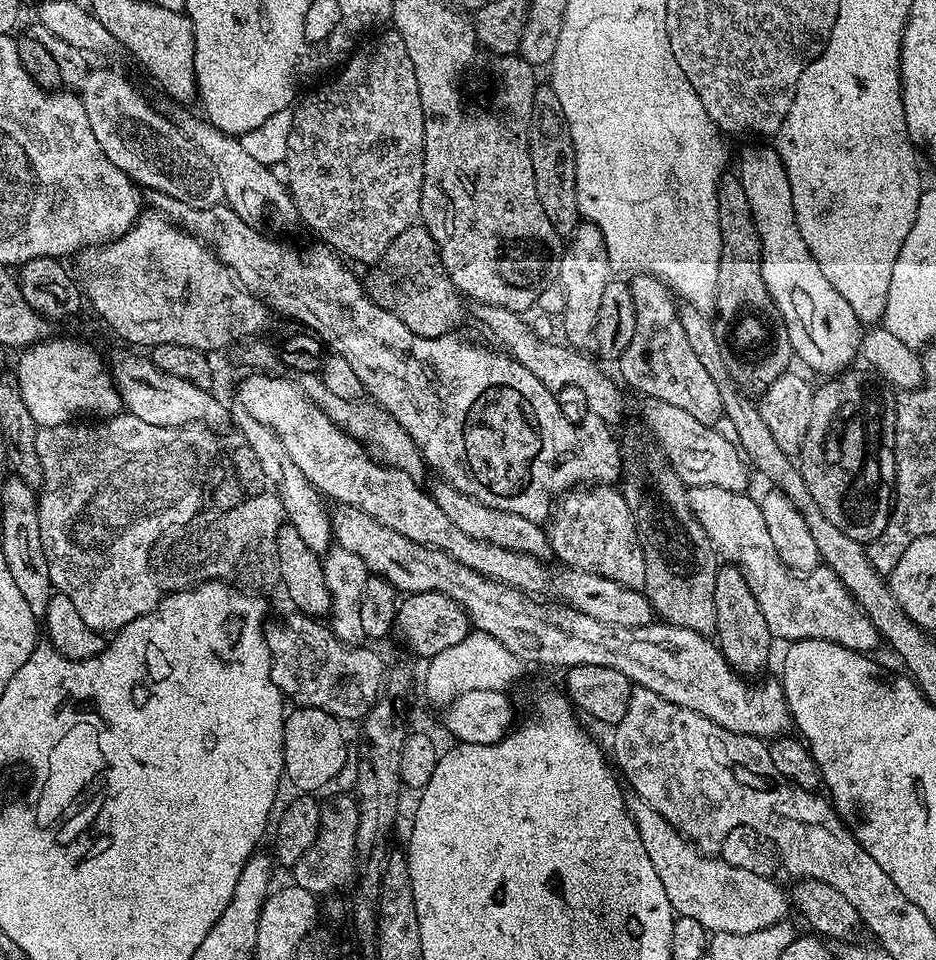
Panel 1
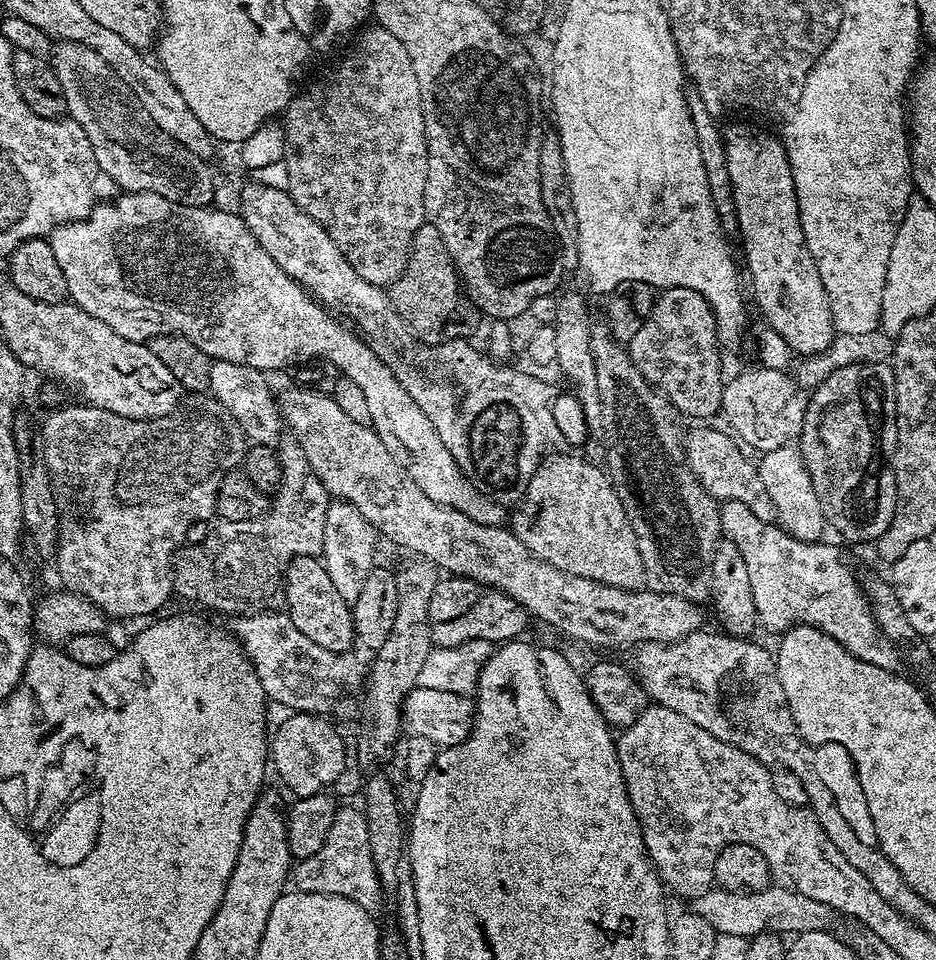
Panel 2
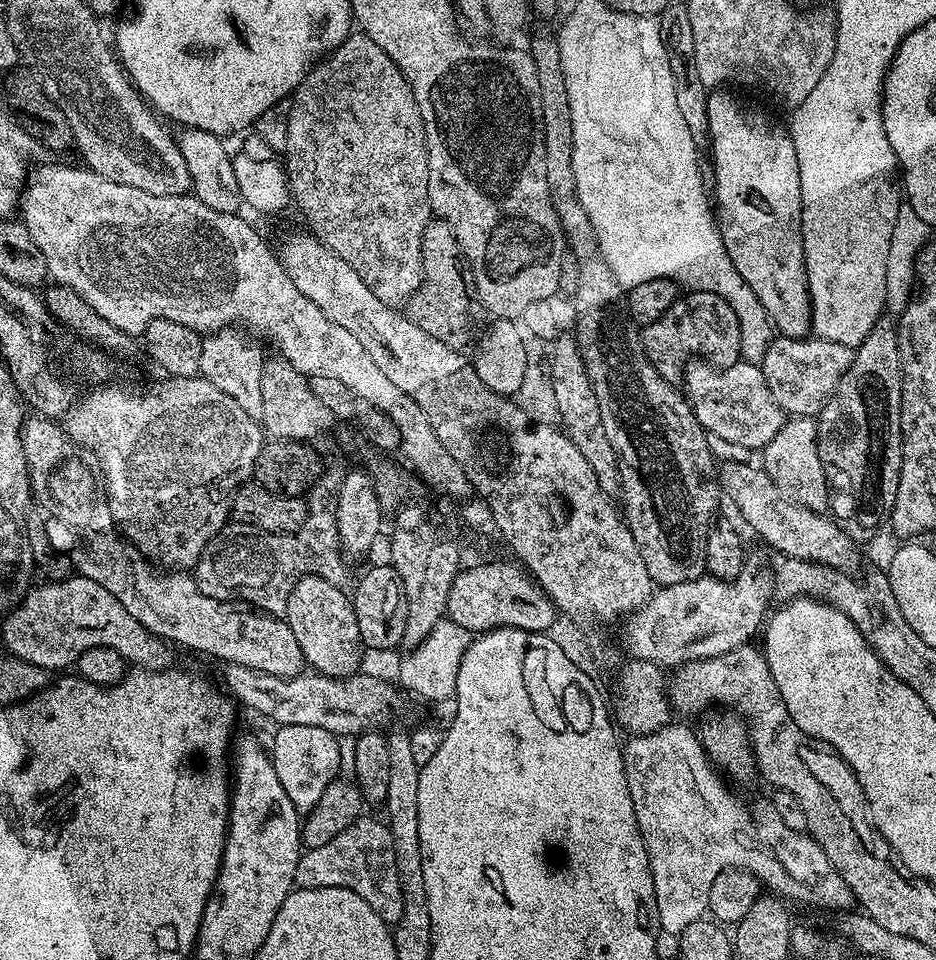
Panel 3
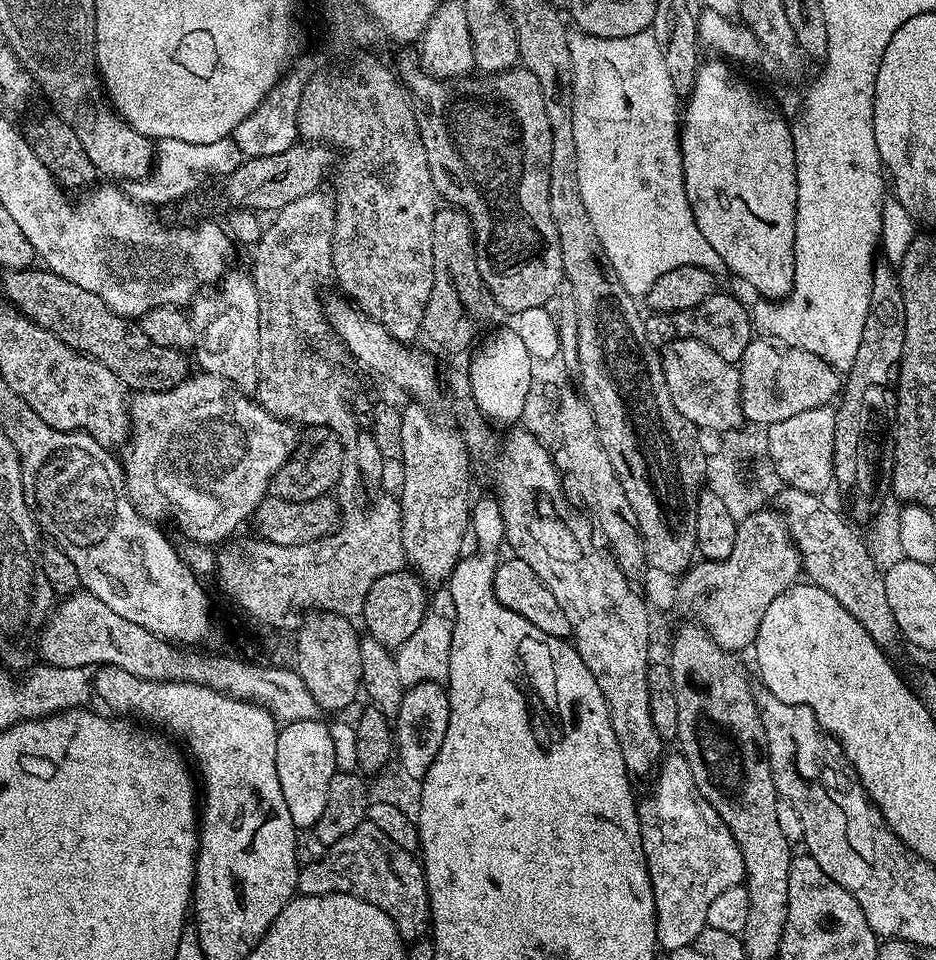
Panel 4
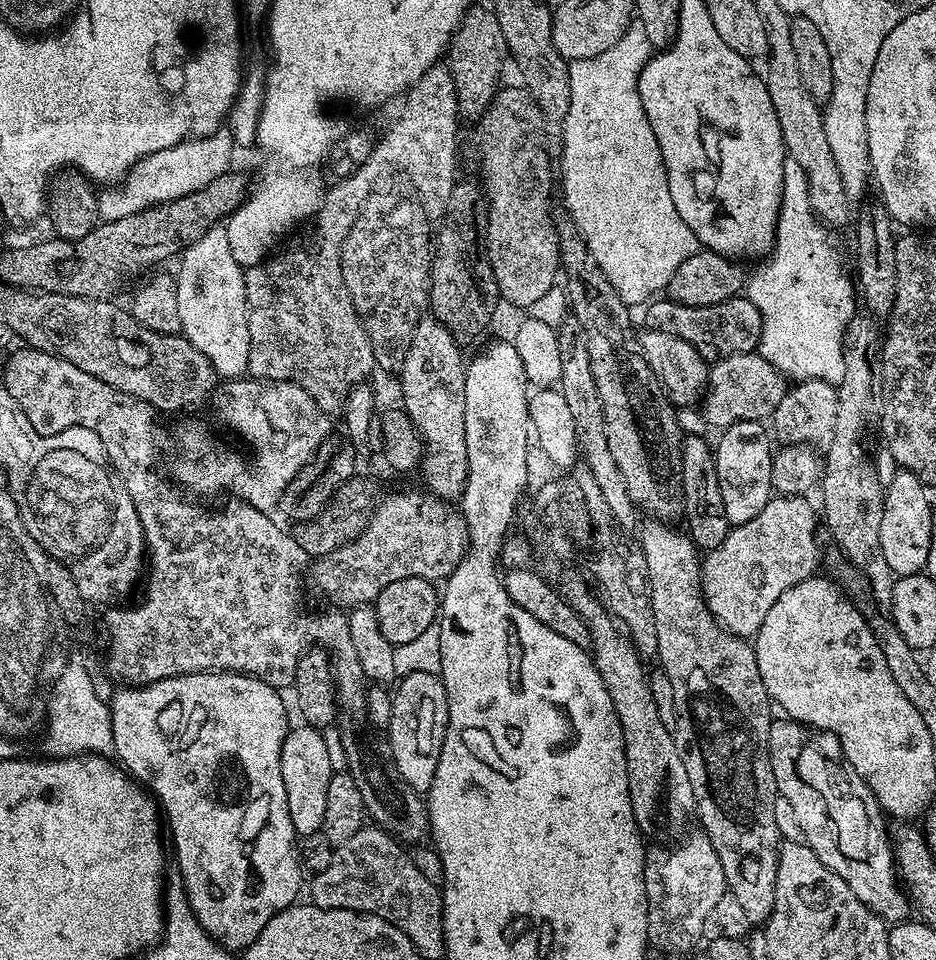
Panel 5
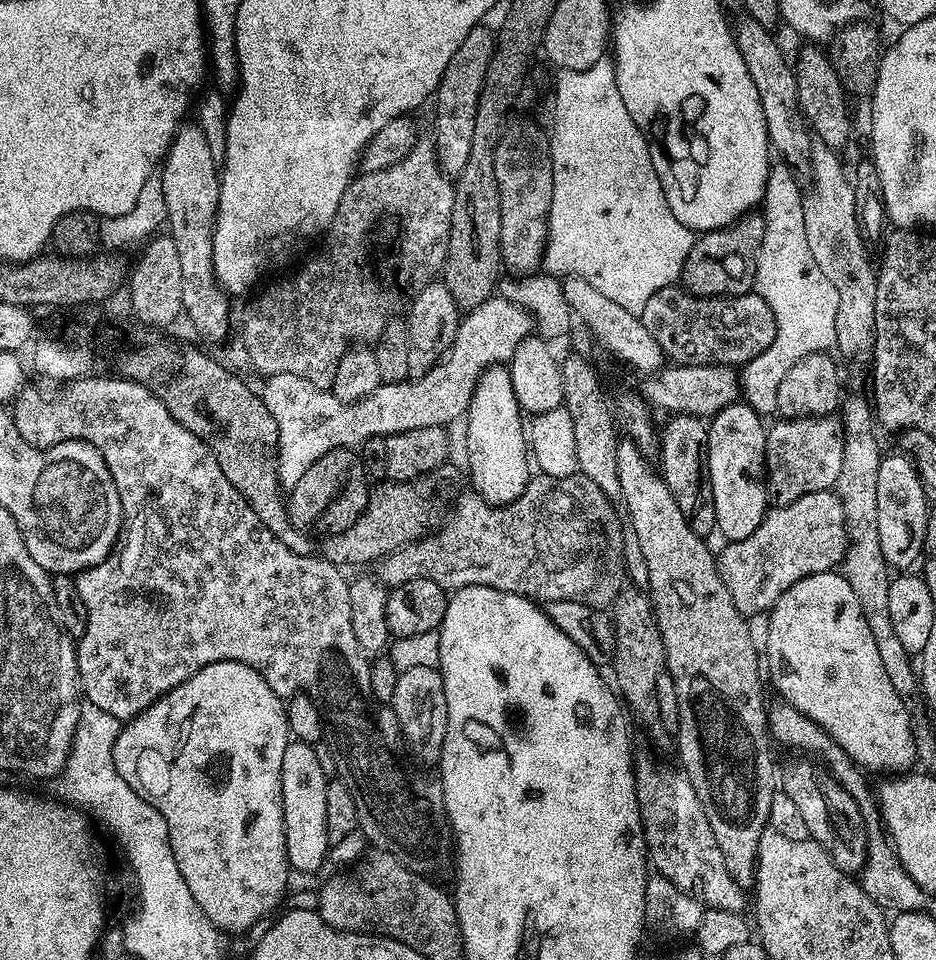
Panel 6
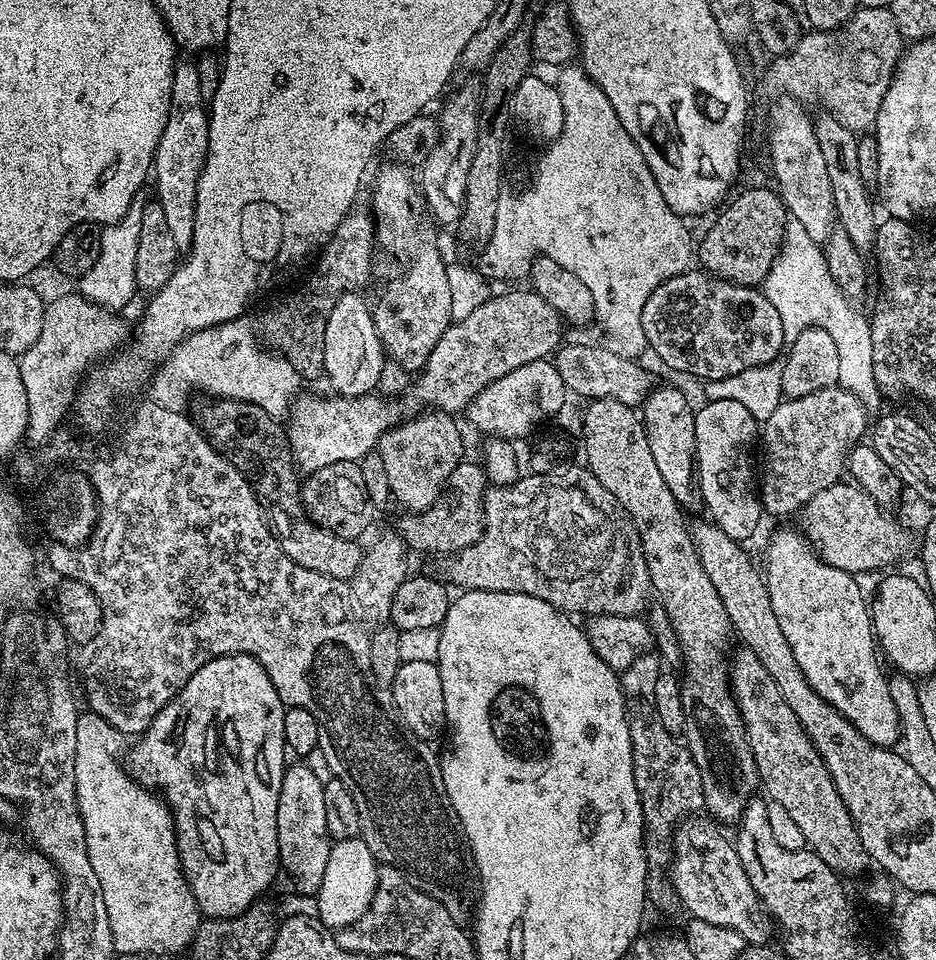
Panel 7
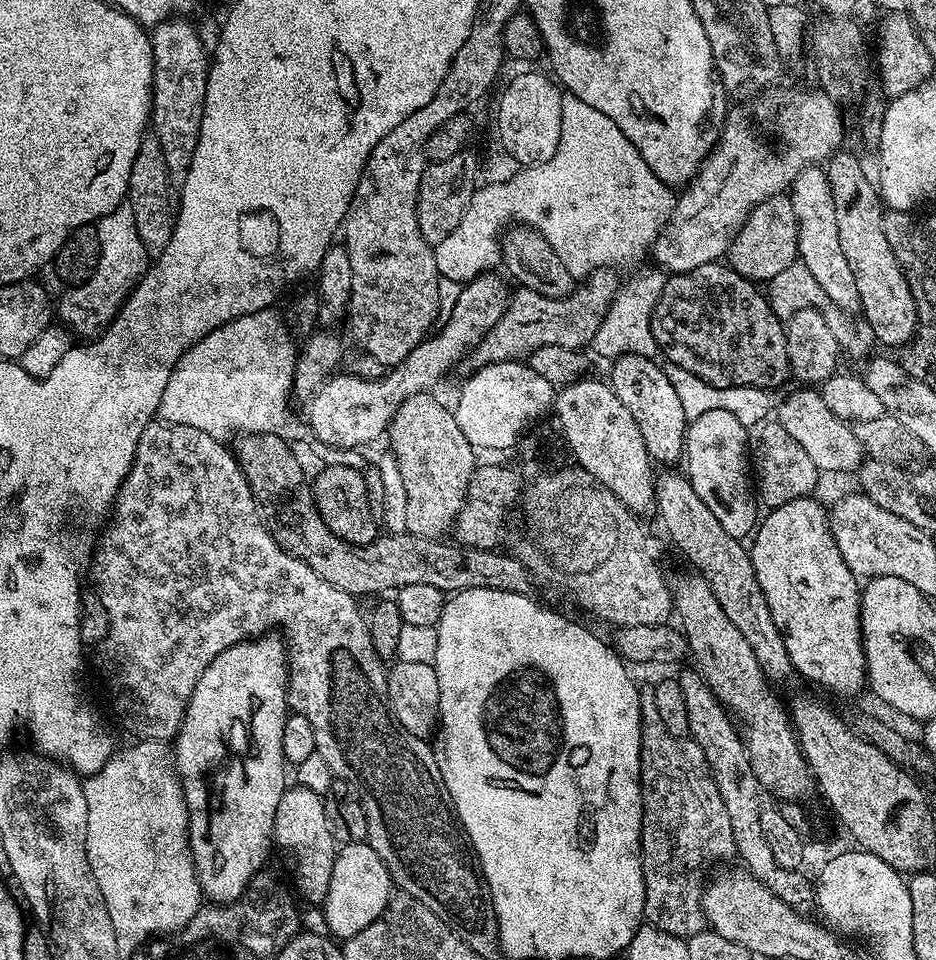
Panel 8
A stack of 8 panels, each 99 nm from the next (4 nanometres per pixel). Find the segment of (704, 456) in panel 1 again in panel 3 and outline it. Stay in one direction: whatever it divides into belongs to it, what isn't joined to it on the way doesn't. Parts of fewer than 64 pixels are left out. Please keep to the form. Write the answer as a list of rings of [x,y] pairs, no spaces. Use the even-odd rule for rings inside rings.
[[[728,464],[719,473],[718,479],[723,495],[728,496],[740,507],[740,516],[781,557],[811,560],[825,568],[837,568],[851,573],[852,567],[861,562],[862,556],[856,548],[857,541],[847,536],[827,515],[813,512],[804,504],[797,504],[784,495],[781,488],[768,477],[763,467],[751,468],[748,464]],[[828,519],[828,520],[827,520]]]

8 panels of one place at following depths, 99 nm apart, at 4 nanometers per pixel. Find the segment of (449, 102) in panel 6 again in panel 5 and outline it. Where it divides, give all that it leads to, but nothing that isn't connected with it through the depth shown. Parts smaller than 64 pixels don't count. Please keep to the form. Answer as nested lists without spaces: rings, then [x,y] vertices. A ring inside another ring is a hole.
[[[474,7],[460,19],[460,26],[446,49],[446,66],[452,73],[461,117],[478,118],[487,110],[501,83],[500,71],[504,68],[504,60],[506,64],[509,56],[508,43],[502,34],[502,26],[498,26],[498,18],[491,7]]]

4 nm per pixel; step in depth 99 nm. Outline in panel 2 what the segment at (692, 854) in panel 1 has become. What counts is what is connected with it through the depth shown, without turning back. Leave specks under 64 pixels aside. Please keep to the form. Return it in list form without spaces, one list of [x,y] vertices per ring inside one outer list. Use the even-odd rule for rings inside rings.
[[[719,886],[709,887],[695,897],[694,910],[714,930],[722,936],[756,936],[759,932],[775,932],[777,934],[795,934],[810,930],[829,931],[833,927],[834,913],[830,906],[817,902],[815,898],[806,898],[806,894],[798,894],[794,890],[786,890],[769,886],[761,892],[729,892]]]

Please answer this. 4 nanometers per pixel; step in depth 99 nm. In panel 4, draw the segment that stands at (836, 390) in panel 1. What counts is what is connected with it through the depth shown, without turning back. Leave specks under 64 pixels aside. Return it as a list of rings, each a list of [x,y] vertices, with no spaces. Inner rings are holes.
[[[887,262],[880,263],[872,270],[870,310],[866,314],[866,326],[862,326],[858,354],[842,384],[834,426],[834,480],[848,495],[853,521],[871,521],[892,486],[892,430],[896,422],[894,377],[906,338],[906,306],[897,269]]]

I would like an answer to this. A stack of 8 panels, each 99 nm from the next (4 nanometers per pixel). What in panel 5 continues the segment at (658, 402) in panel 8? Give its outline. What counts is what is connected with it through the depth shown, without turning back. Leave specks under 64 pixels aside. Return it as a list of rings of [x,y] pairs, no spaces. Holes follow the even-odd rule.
[[[685,435],[680,445],[680,453],[684,487],[682,520],[683,523],[688,523],[687,535],[692,537],[693,544],[700,550],[722,546],[730,525],[726,518],[726,506],[722,506],[722,486],[718,486],[718,470],[713,445],[707,444],[700,436]]]

